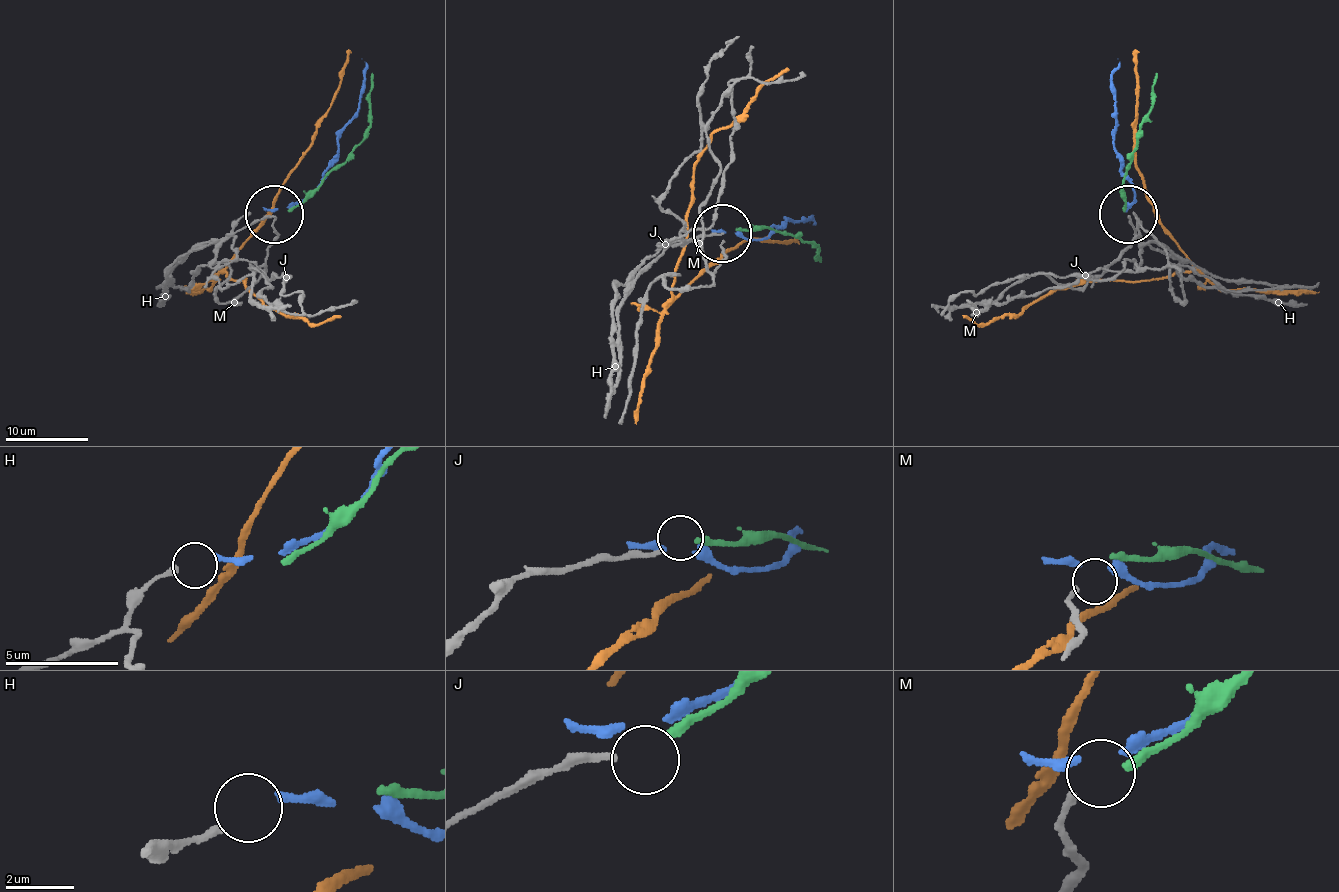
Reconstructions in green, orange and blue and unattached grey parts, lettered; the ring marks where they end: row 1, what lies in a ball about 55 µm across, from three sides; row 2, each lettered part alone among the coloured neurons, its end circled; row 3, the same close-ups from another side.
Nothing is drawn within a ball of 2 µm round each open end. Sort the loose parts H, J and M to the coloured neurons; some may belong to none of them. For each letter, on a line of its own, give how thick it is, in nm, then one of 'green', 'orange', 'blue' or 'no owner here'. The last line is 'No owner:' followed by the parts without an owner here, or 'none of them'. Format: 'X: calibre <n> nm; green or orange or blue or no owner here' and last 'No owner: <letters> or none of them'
H: calibre 240 nm; blue
J: calibre 200 nm; green
M: calibre 200 nm; no owner here
No owner: M

